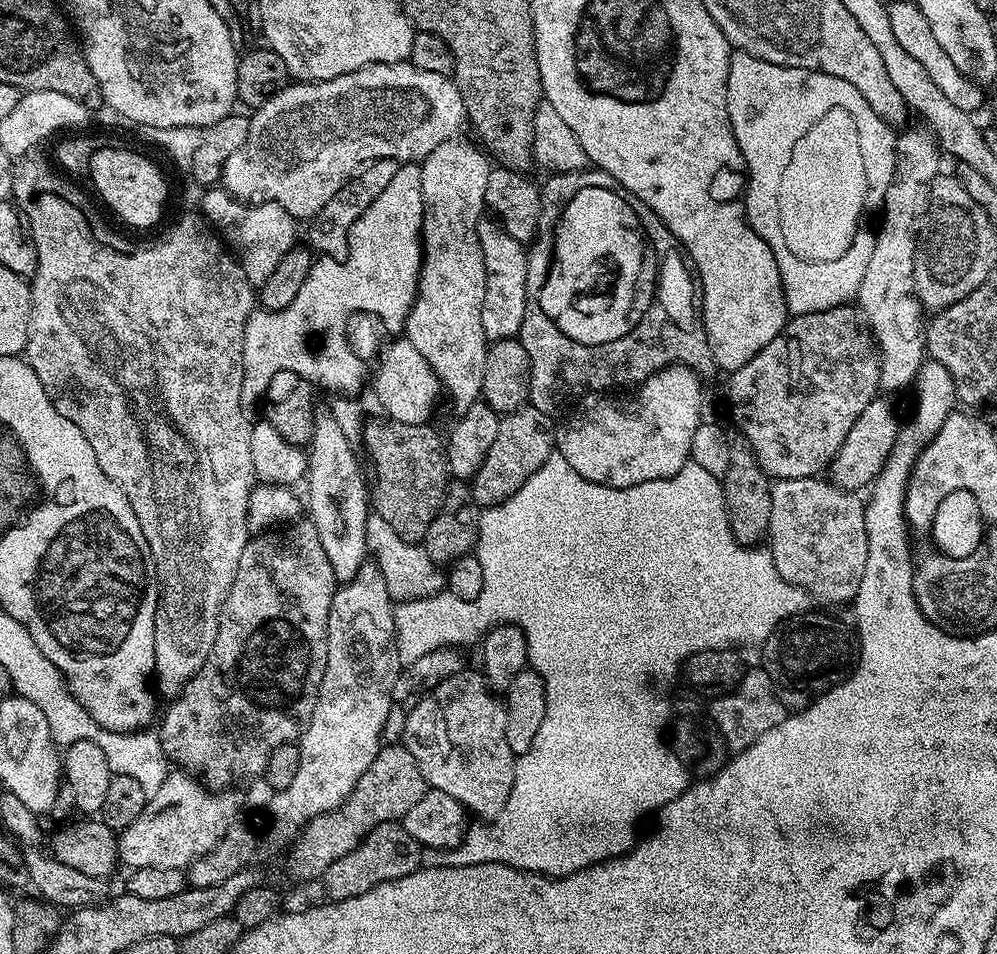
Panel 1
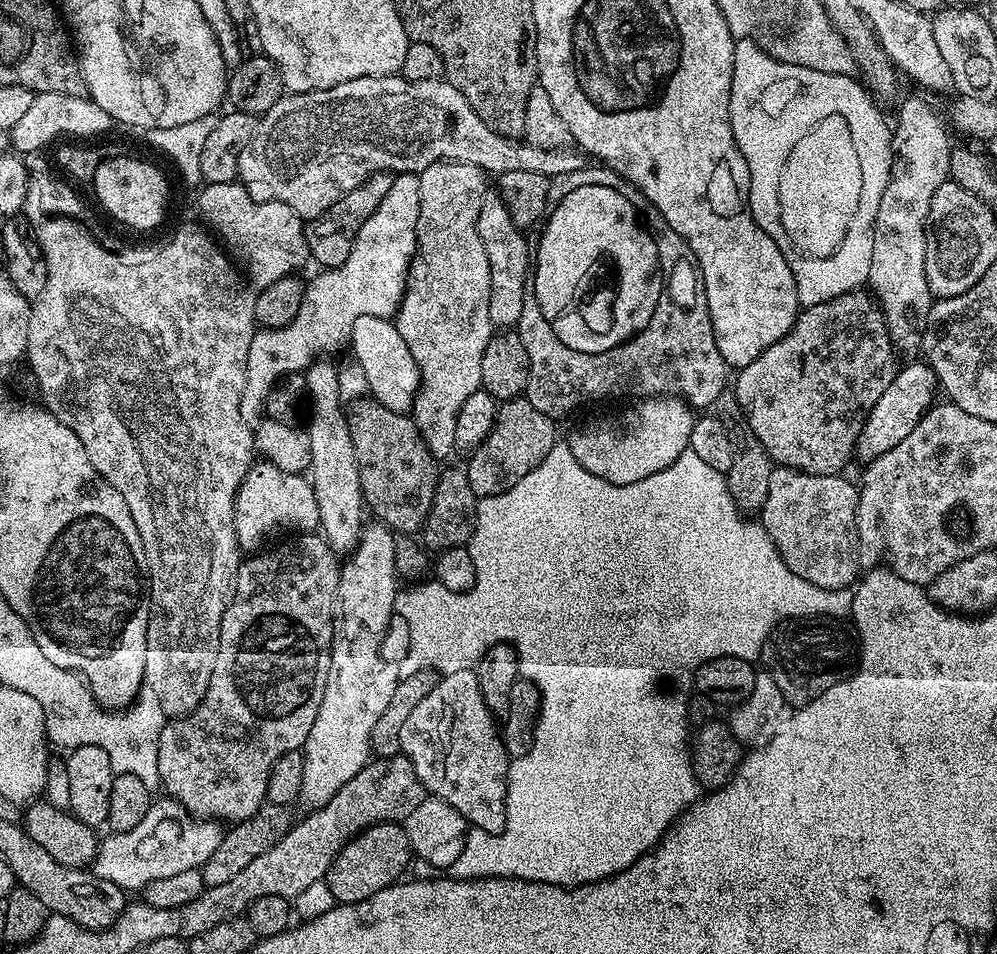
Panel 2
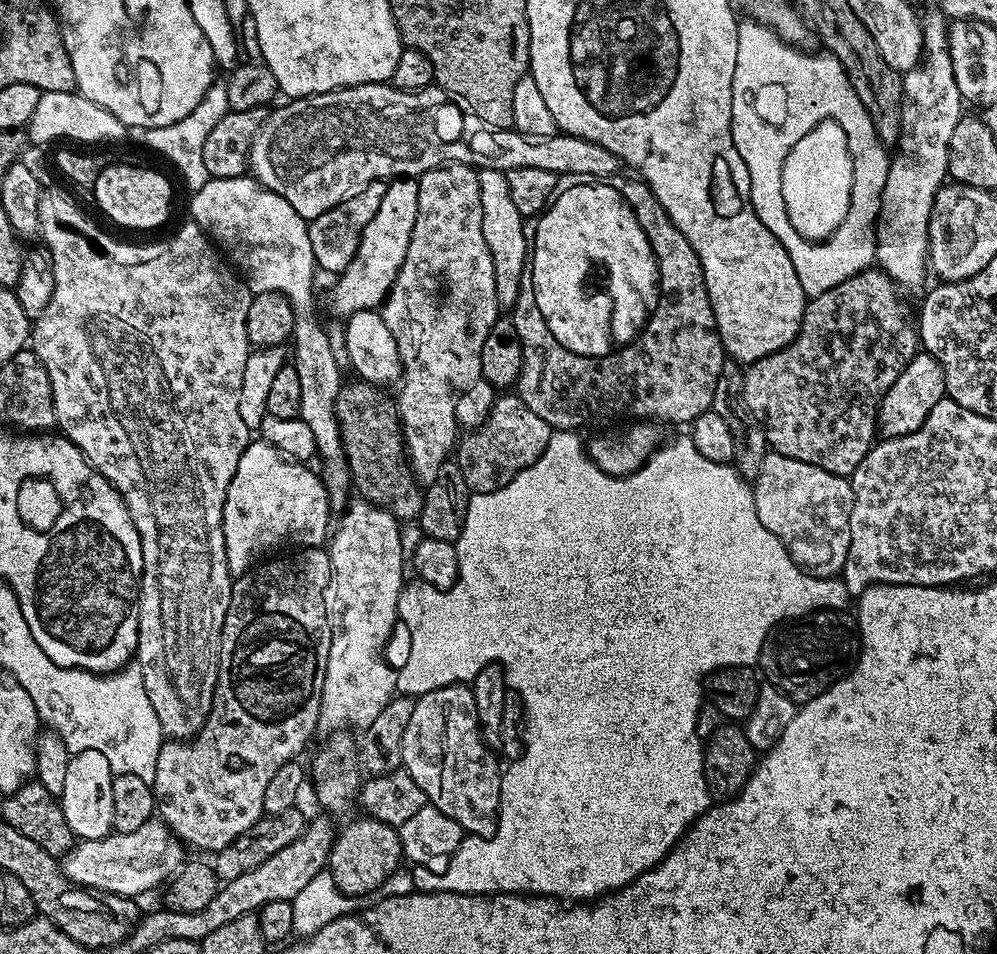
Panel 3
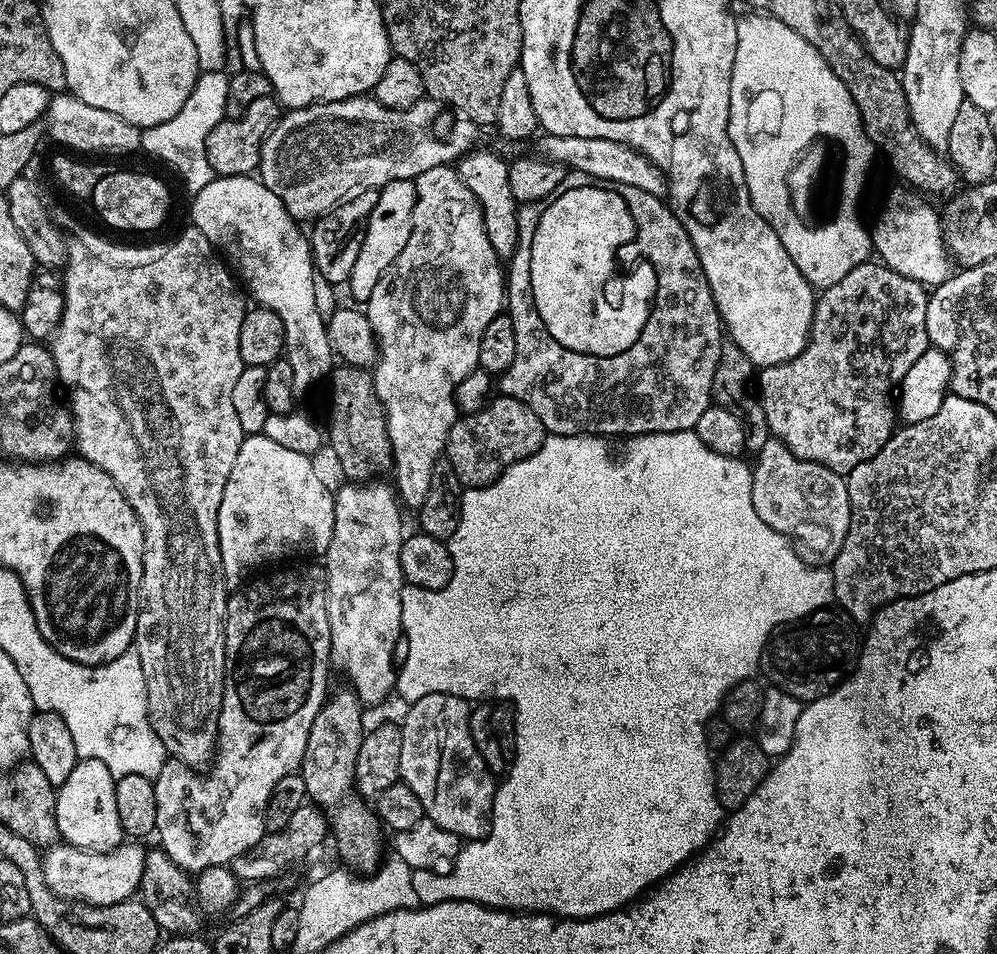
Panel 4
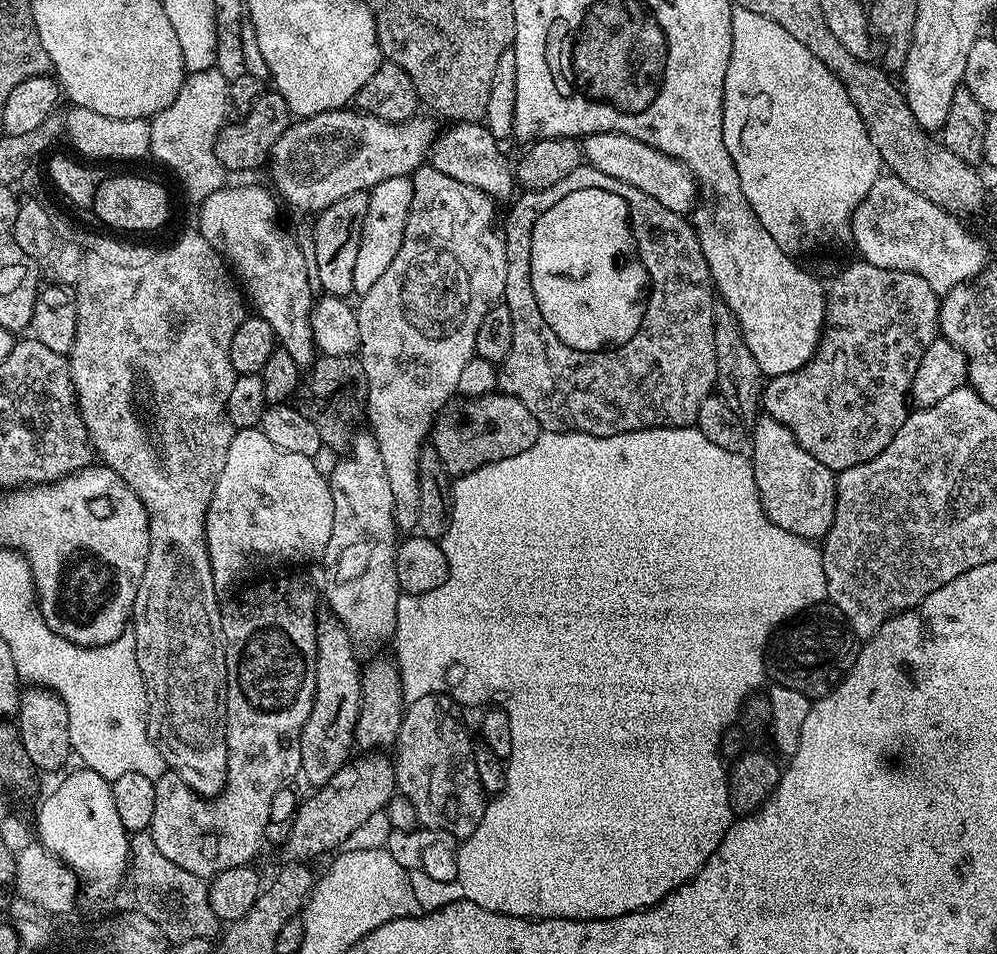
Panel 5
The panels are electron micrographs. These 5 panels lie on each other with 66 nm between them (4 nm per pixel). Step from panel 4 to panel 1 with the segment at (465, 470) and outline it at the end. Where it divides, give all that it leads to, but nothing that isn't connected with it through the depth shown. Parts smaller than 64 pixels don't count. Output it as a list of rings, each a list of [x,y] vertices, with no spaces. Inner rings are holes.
[[[531,406],[515,408],[501,419],[498,434],[490,450],[486,450],[486,458],[482,458],[482,466],[478,466],[475,476],[470,481],[474,502],[483,510],[506,502],[523,486],[554,454],[556,448],[556,432],[553,417],[549,413]]]

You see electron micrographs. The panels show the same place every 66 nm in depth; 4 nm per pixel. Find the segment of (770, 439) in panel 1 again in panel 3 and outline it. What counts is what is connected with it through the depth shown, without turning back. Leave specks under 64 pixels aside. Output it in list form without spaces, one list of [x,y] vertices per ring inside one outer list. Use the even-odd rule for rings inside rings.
[[[879,270],[859,272],[854,278],[848,278],[846,282],[834,286],[834,290],[826,290],[826,294],[818,294],[805,303],[802,326],[798,330],[794,342],[790,342],[782,350],[770,354],[758,362],[747,365],[744,374],[746,406],[752,412],[755,420],[764,427],[768,447],[771,451],[786,454],[786,458],[798,458],[798,462],[810,462],[810,466],[822,466],[822,470],[830,470],[830,474],[851,477],[852,471],[858,466],[858,462],[862,462],[862,458],[866,458],[866,454],[872,449],[872,445],[877,443],[880,403],[886,390],[890,390],[890,386],[894,386],[898,374],[902,374],[902,370],[906,370],[906,366],[915,358],[921,347],[913,305],[911,308],[900,295],[902,295],[901,289],[885,272]]]

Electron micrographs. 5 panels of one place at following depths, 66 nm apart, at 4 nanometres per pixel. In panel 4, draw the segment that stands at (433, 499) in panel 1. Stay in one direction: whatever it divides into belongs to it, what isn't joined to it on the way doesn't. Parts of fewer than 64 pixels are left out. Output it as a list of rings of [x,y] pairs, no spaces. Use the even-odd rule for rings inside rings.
[[[341,363],[333,367],[326,388],[332,391],[328,400],[328,428],[326,424],[326,444],[332,447],[340,468],[347,479],[352,482],[368,482],[373,479],[375,472],[387,473],[392,467],[392,447],[388,441],[384,408],[380,405],[378,394],[374,390],[374,382],[369,369],[356,368],[353,364]]]

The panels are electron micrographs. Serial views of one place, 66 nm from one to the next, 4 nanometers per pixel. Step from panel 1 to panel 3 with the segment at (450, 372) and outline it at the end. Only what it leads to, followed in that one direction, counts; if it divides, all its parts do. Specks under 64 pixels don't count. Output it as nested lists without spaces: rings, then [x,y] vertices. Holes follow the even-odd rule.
[[[448,162],[418,177],[418,218],[414,218],[414,234],[410,234],[410,246],[404,248],[402,266],[379,309],[400,355],[402,383],[394,403],[400,413],[400,427],[404,429],[404,451],[412,475],[424,486],[438,478],[438,470],[453,455],[458,443],[456,400],[466,386],[481,379],[482,346],[486,334],[490,334],[490,326],[494,326],[502,312],[494,294],[494,258],[490,258],[490,246],[482,238],[482,198],[476,173],[471,164]]]

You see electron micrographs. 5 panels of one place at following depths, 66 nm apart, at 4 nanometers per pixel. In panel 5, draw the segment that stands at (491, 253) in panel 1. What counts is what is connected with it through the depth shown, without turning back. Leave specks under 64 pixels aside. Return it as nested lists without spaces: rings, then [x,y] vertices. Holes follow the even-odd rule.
[[[456,122],[437,135],[430,153],[431,163],[442,174],[474,186],[497,202],[511,201],[514,196],[514,164],[504,157],[501,141],[490,134],[490,130],[480,122]]]

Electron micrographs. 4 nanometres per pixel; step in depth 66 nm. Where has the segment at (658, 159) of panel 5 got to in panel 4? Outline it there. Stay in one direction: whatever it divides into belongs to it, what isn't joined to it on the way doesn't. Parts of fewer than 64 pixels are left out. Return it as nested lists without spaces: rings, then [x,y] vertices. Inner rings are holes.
[[[548,133],[541,137],[538,149],[536,149],[541,157],[563,164],[571,171],[590,174],[606,182],[622,182],[626,186],[638,186],[638,190],[646,190],[646,194],[654,194],[661,198],[667,197],[668,178],[664,170],[654,162],[650,162],[650,158],[646,158],[641,152],[622,142],[610,142],[610,138],[583,138]]]

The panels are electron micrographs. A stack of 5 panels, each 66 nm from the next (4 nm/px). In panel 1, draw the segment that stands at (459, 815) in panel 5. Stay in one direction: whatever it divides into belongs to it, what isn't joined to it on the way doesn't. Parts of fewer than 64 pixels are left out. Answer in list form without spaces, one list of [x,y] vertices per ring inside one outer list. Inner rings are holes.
[[[462,670],[448,676],[409,710],[402,743],[410,750],[410,754],[414,754],[414,762],[418,762],[418,770],[422,770],[422,778],[429,788],[442,790],[442,794],[450,794],[450,798],[458,798],[464,809],[476,815],[473,817],[491,822],[500,817],[502,810],[506,810],[506,802],[514,786],[517,757],[506,742],[505,701],[489,688],[483,671],[468,671]]]

